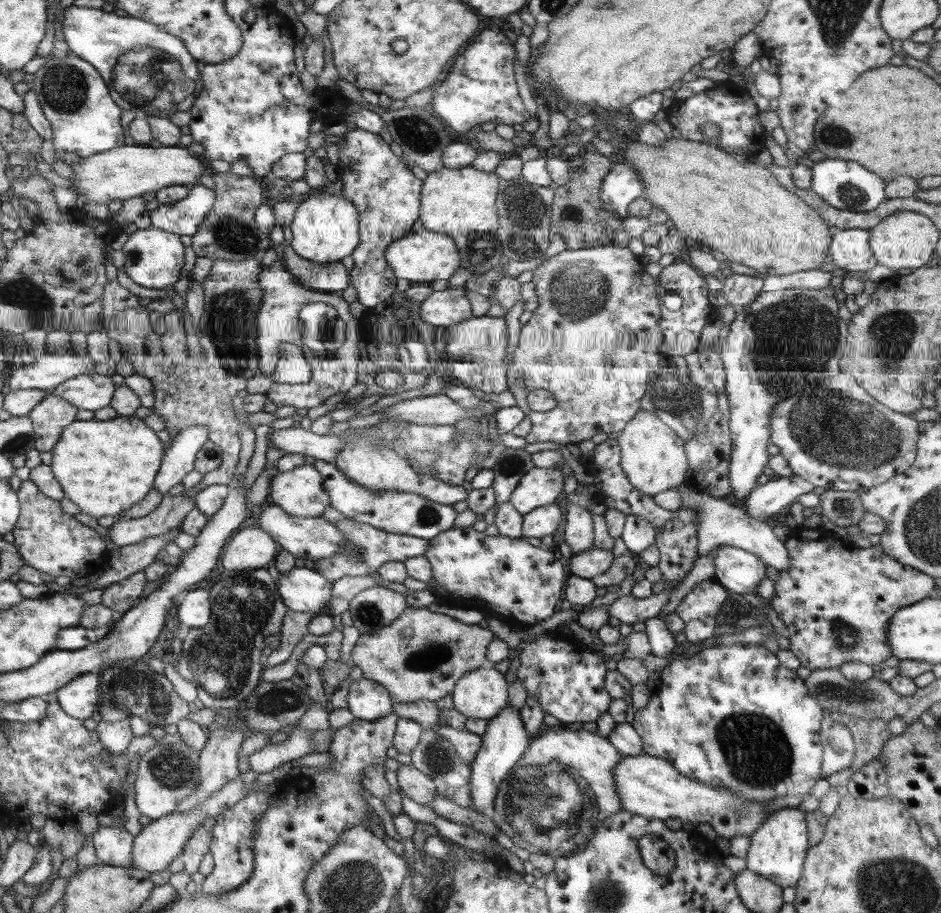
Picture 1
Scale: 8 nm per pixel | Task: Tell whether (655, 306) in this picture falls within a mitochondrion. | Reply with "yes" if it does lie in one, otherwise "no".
no

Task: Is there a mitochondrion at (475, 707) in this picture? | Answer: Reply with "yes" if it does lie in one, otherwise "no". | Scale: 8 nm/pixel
no

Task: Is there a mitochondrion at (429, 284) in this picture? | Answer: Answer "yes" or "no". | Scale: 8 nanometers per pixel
no

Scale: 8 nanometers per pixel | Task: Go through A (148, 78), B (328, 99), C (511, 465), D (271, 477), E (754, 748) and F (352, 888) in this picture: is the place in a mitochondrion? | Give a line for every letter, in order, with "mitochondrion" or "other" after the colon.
A: mitochondrion
B: other
C: mitochondrion
D: other
E: mitochondrion
F: mitochondrion

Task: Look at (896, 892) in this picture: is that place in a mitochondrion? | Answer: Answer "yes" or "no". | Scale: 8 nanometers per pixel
yes

